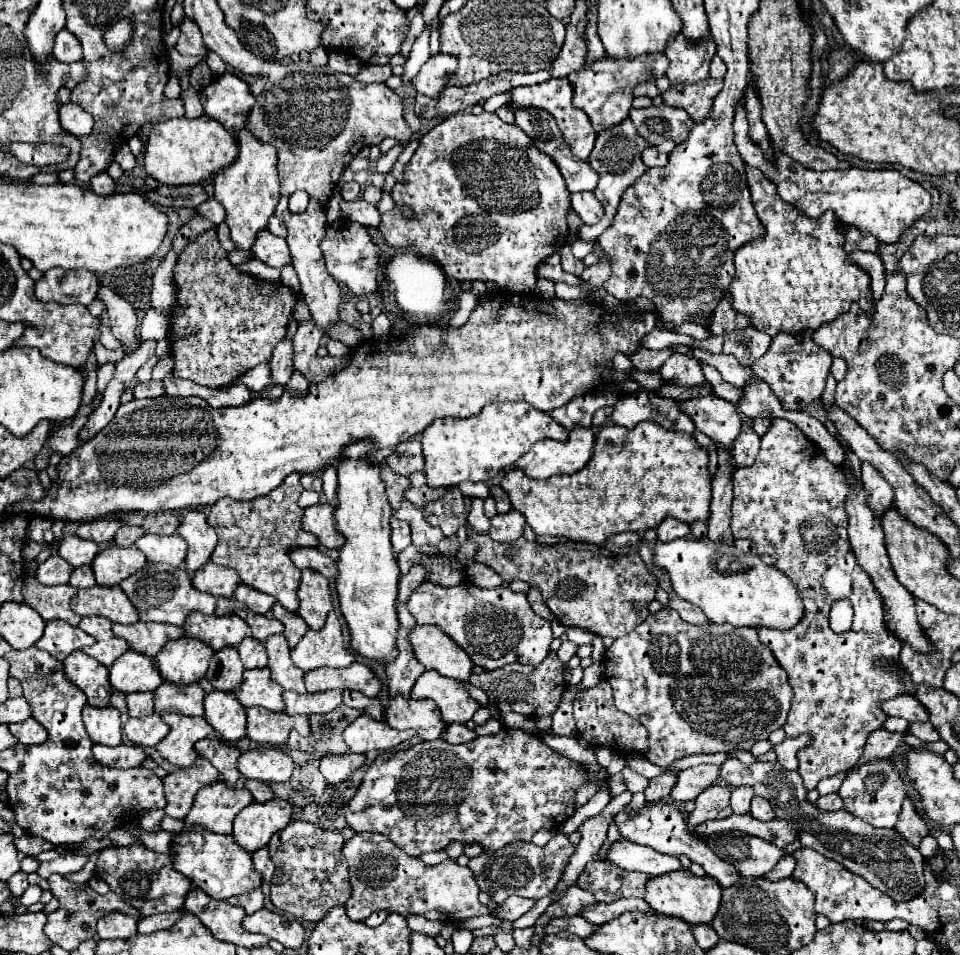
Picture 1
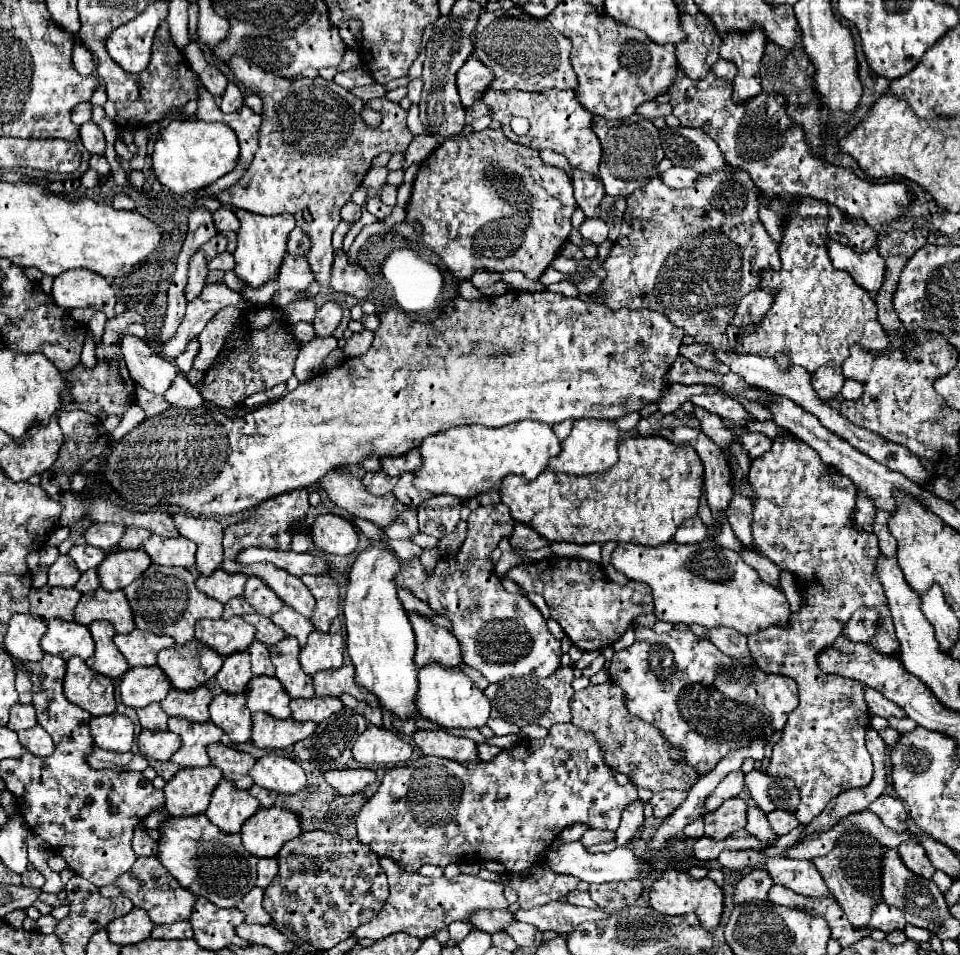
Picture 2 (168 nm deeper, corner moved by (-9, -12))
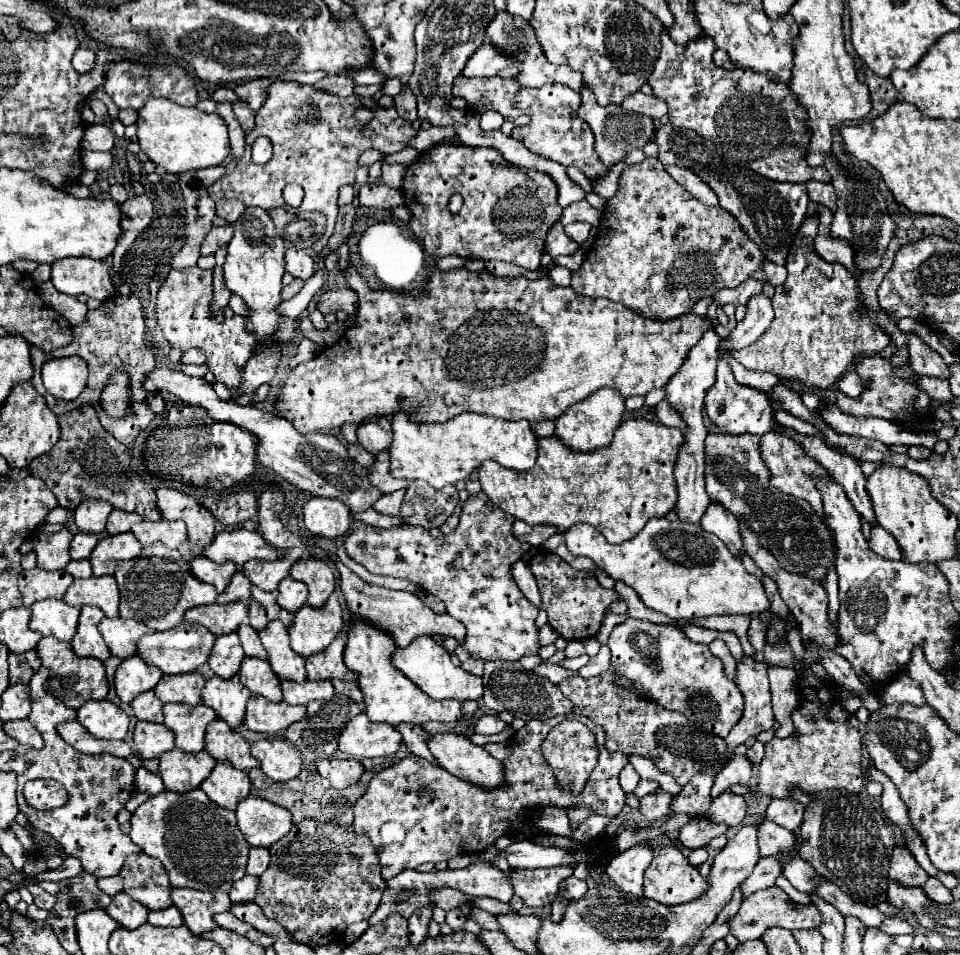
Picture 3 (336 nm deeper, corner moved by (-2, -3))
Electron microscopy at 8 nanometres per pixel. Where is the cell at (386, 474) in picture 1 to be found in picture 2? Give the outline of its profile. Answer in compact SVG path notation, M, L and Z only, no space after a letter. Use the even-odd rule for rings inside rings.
M385 471L365 473L365 477L363 477L365 489L367 489L369 493L373 493L373 495L387 495L387 493L391 493L397 481L399 481L397 477L389 477Z

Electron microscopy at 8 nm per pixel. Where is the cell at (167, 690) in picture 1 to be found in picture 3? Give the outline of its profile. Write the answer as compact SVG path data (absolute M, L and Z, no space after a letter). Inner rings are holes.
M200 672L192 674L176 674L176 676L162 676L156 684L154 692L162 702L184 702L184 704L200 704L200 692L204 688L204 678Z

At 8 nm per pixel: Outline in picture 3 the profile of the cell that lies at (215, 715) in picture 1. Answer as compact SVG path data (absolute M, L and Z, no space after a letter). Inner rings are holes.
M212 676L202 688L202 702L216 710L218 718L228 722L228 726L238 728L244 722L244 710L250 692L244 684L240 684L238 676L228 680L220 676Z

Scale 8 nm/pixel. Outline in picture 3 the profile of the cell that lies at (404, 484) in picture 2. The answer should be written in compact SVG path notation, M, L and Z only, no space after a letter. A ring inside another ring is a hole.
M386 450L380 452L374 460L374 464L368 468L368 480L372 486L376 486L384 494L408 486L408 482L396 482L396 478L392 478L388 474L388 452Z

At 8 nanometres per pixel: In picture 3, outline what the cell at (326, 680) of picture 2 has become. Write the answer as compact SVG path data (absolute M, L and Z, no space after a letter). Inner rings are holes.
M336 638L332 646L326 646L326 650L316 652L306 658L306 672L308 680L350 680L354 674L346 668L342 660L342 652L346 646L346 638Z

